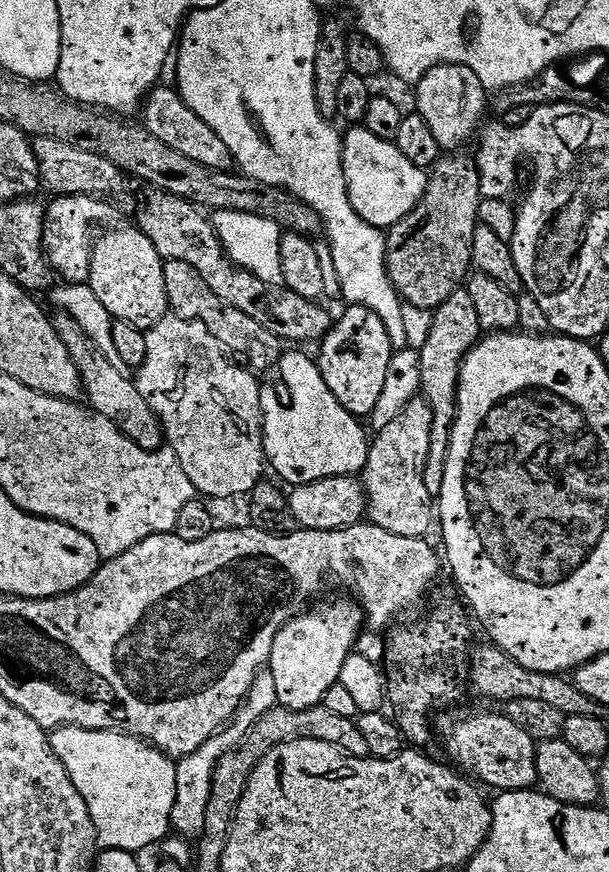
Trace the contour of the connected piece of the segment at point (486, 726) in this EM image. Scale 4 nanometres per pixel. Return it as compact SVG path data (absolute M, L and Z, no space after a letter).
M499 711L496 712L464 712L461 716L448 716L441 724L438 724L439 735L440 732L444 735L444 744L452 755L451 763L459 766L465 773L471 774L481 785L489 784L490 787L496 788L497 793L526 792L535 789L538 784L536 779L537 741L532 740L530 734L526 734L526 730L514 726L514 722L510 722L508 716Z

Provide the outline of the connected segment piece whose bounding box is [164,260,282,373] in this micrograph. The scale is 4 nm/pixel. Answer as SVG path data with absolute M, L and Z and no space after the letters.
M166 260L164 273L166 298L171 315L181 316L183 320L202 322L210 330L210 334L218 338L218 342L225 350L237 357L245 356L248 359L247 367L257 373L264 372L267 368L275 369L279 365L282 355L281 340L270 334L266 326L262 326L262 322L254 322L250 314L242 314L242 310L234 310L234 306L226 306L226 302L222 302L222 298L218 298L218 294L214 294L214 290L210 290L206 282L202 282L194 266L186 266L186 262Z

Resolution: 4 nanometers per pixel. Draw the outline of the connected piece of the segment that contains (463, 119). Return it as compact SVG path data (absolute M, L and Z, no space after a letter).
M443 64L430 70L420 83L415 85L415 111L430 126L434 138L438 138L441 149L460 150L464 143L475 134L484 120L488 108L489 93L478 82L478 74L461 64Z

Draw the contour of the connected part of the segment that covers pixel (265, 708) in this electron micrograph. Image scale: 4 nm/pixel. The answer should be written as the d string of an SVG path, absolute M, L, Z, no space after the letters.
M262 671L258 674L258 678L254 682L254 686L248 692L248 697L244 699L240 706L240 711L236 713L234 719L220 731L217 736L212 736L202 746L198 746L198 750L194 750L194 754L179 757L176 764L176 793L174 794L174 810L172 811L171 831L177 836L185 838L199 838L204 835L204 827L206 826L206 806L210 806L210 788L212 779L214 778L214 770L218 766L218 762L233 748L238 747L248 736L248 731L254 726L254 722L258 722L258 718L262 718L262 714L266 714L270 709L277 707L276 691L274 690L274 674L270 671Z

